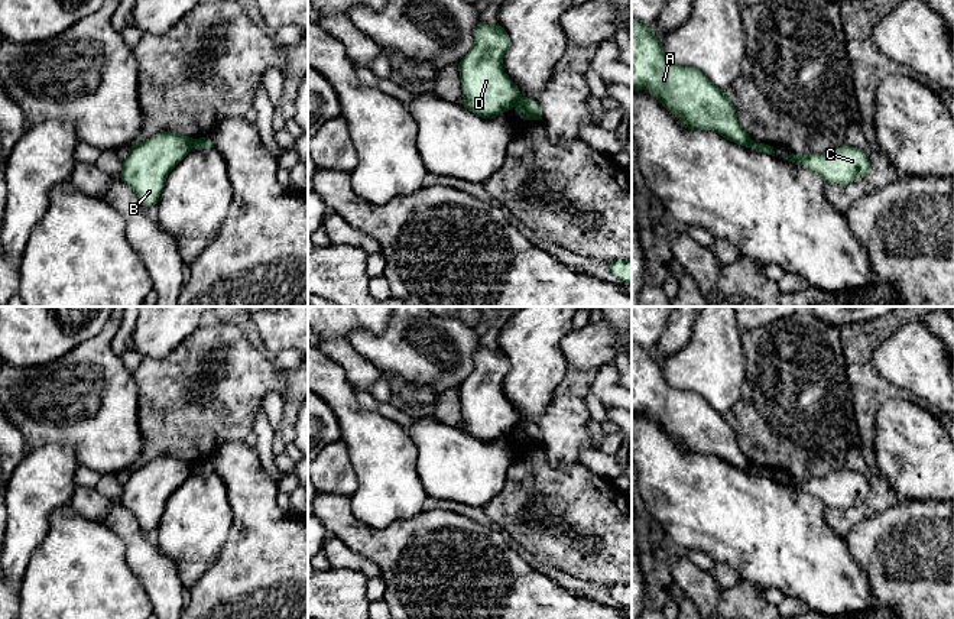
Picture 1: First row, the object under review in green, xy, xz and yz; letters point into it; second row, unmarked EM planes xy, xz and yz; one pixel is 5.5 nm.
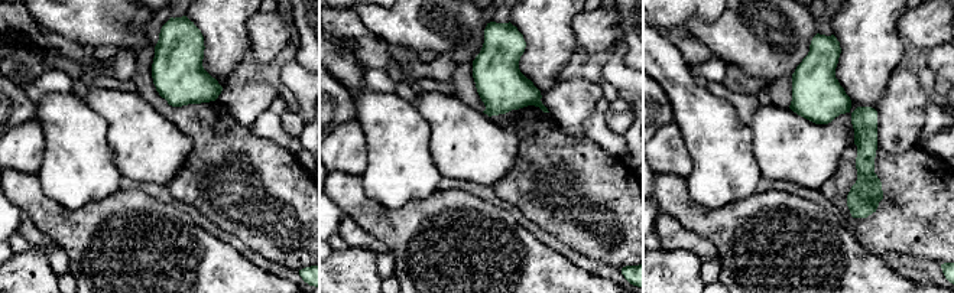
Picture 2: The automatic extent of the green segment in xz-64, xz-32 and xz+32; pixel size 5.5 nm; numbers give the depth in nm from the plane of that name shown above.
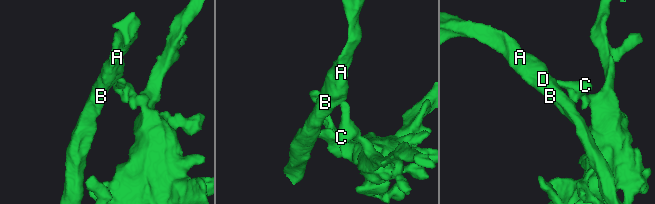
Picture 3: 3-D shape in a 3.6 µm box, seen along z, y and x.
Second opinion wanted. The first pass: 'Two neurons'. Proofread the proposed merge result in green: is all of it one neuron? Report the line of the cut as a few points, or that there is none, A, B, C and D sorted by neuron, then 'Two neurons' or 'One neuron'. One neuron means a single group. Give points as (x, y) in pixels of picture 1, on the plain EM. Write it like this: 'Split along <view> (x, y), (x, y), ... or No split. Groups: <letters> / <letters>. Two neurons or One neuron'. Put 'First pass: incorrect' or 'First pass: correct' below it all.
Split along xz (521, 420), (513, 430). Groups: A B D / C. Two neurons
First pass: correct

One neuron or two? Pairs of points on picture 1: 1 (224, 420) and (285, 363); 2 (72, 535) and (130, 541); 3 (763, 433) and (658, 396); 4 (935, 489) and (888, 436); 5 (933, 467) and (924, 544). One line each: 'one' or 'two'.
1: two
2: two
3: two
4: one
5: two

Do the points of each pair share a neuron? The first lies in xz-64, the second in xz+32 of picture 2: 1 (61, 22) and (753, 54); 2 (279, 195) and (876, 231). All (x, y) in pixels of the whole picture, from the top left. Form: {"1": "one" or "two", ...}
{"1": "one", "2": "one"}

